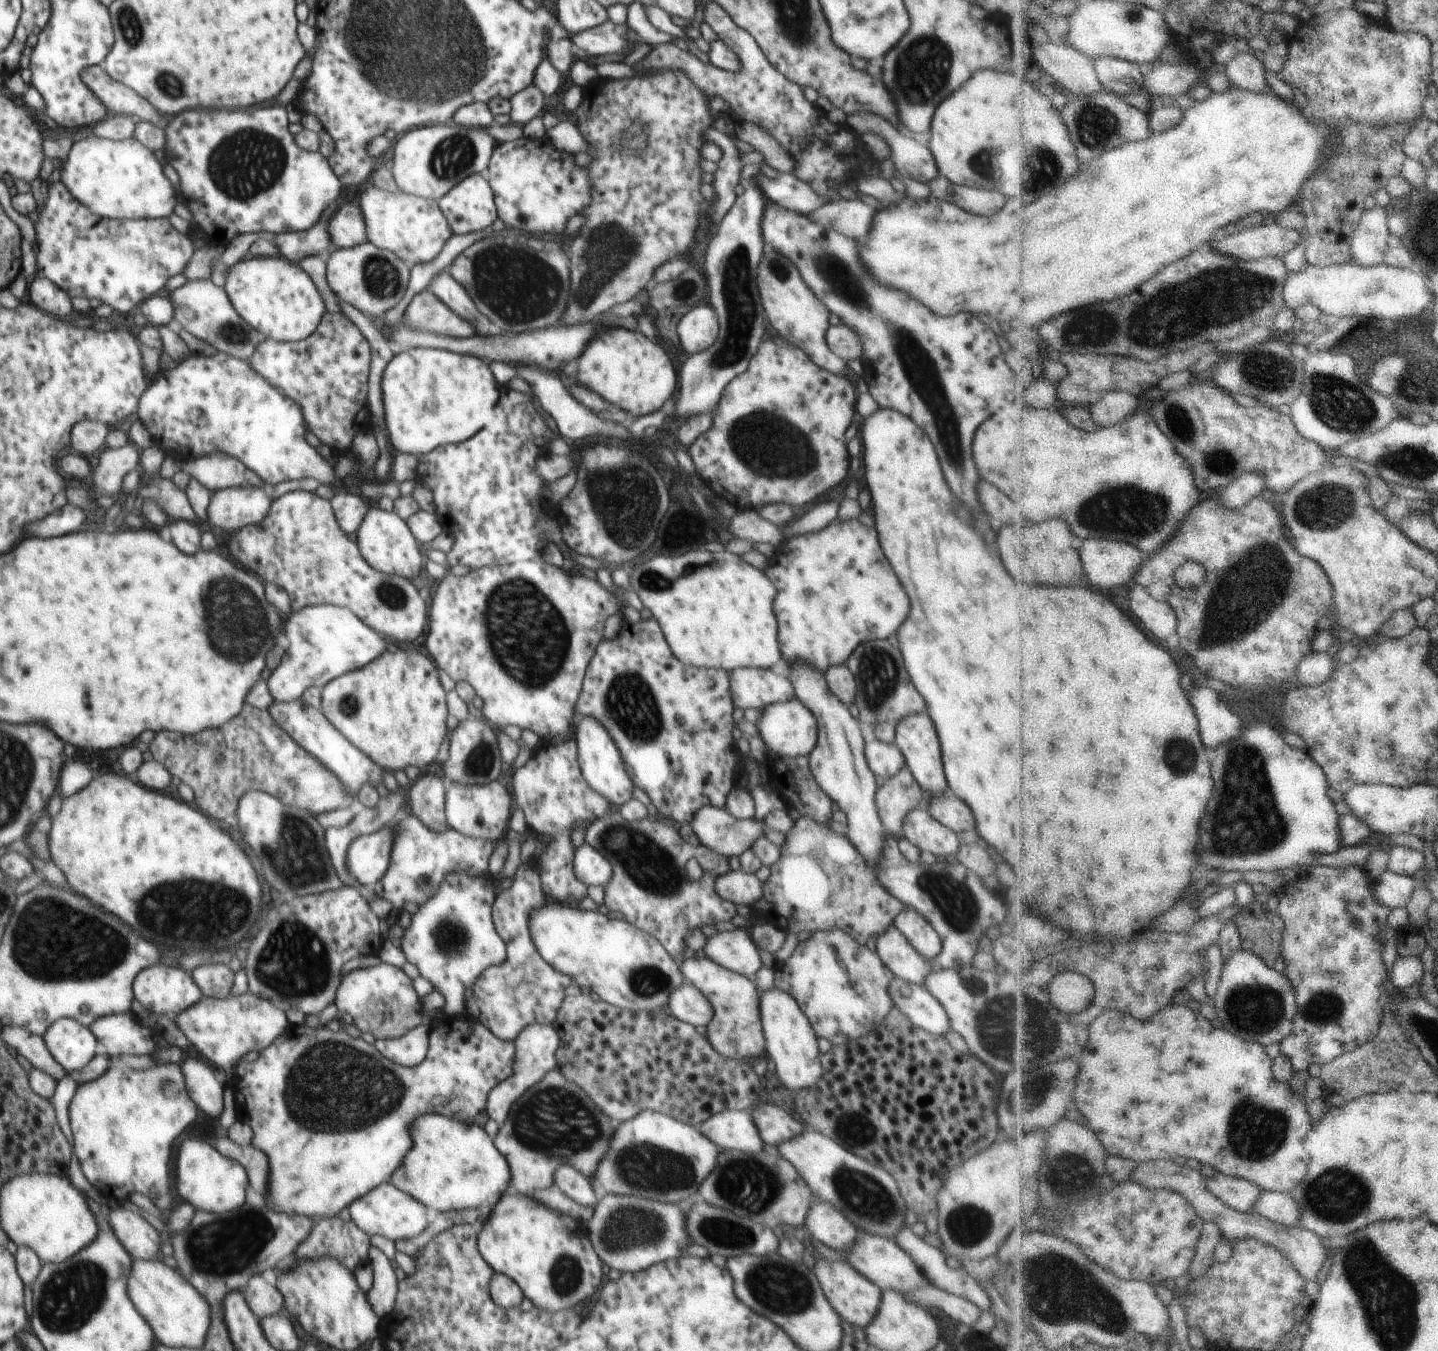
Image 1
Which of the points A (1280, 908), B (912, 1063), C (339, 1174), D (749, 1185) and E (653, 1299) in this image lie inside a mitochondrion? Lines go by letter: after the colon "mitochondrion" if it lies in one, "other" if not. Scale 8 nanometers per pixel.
A: other
B: other
C: other
D: mitochondrion
E: other

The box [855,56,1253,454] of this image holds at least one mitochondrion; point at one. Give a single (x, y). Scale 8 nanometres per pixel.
(1097, 127)

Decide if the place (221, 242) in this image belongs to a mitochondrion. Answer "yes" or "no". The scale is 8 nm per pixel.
no

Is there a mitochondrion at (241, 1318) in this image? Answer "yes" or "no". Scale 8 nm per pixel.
no

